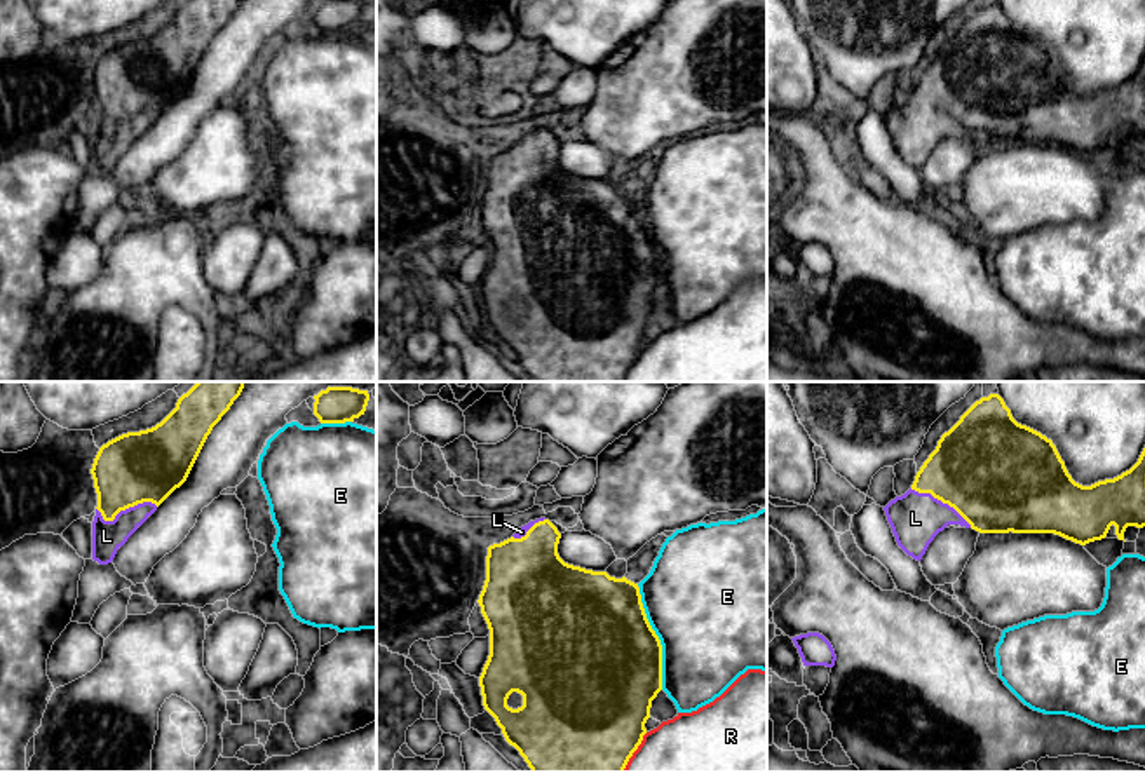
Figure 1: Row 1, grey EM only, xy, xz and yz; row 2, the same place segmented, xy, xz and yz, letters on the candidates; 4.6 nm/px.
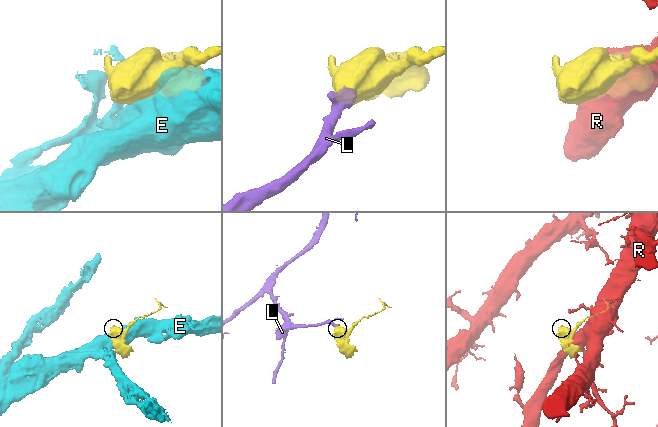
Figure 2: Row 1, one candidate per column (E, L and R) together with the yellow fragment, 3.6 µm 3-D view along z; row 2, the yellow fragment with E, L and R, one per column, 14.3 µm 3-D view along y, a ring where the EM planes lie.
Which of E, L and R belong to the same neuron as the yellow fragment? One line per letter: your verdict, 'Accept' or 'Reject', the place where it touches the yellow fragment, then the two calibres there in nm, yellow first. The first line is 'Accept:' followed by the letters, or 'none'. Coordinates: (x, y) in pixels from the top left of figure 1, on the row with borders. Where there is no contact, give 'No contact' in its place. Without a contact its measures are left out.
Accept: L
E: Reject. Touches yellow at xz (657, 638). Thickness 500 nm (yellow) against 480 nm
L: Accept. Touches yellow at xy (126, 507). Thickness 320 nm (yellow) against 140 nm
R: Reject. Touches yellow at xz (635, 750). Thickness 500 nm (yellow) against 480 nm

